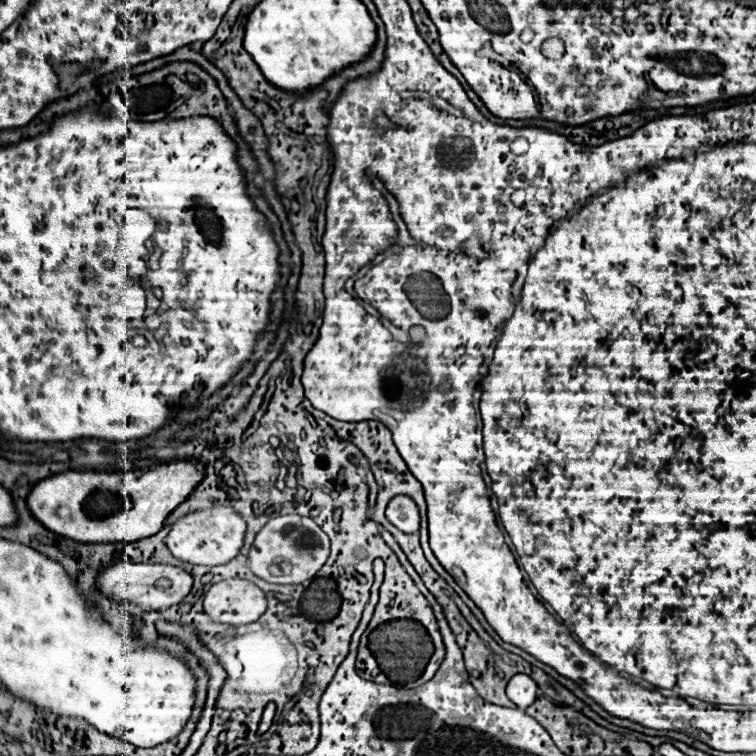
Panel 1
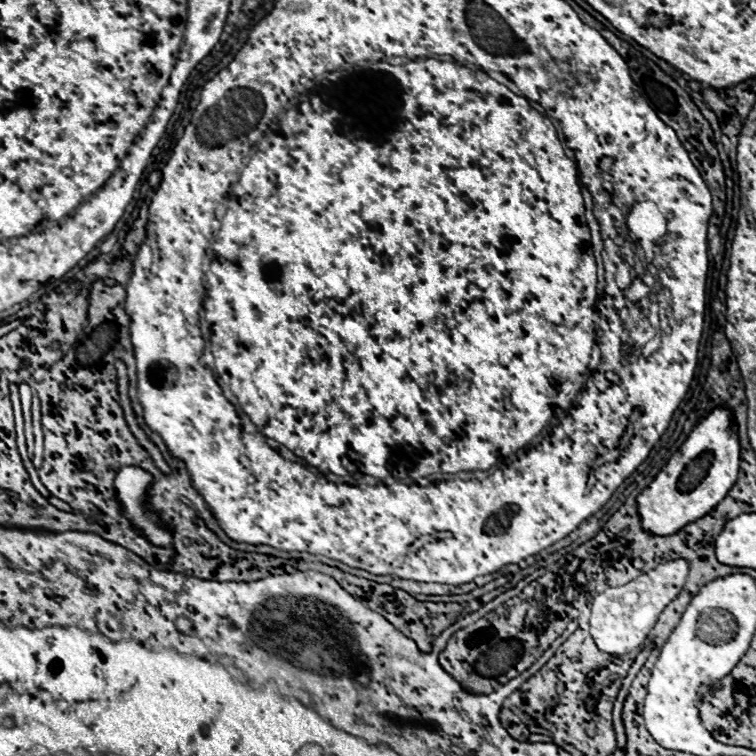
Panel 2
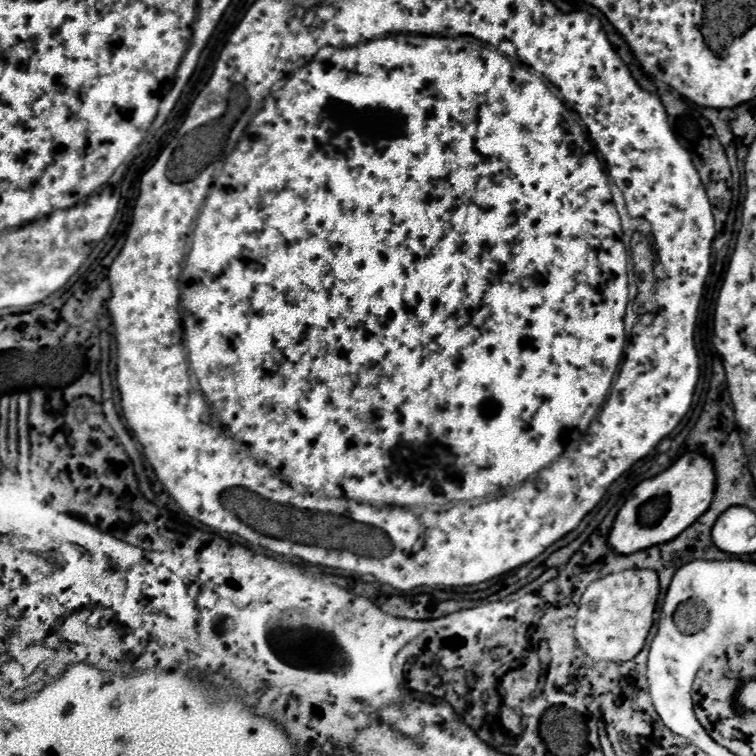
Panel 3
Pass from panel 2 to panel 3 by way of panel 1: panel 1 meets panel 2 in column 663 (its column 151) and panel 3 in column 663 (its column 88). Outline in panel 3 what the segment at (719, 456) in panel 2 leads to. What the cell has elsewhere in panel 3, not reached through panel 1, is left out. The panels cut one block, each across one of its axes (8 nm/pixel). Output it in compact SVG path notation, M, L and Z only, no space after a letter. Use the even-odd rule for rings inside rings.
M688 452L678 458L668 470L658 476L640 482L632 498L620 508L608 542L618 554L634 554L642 548L664 544L674 540L680 532L692 526L712 504L714 498L714 464L710 458L698 452Z

